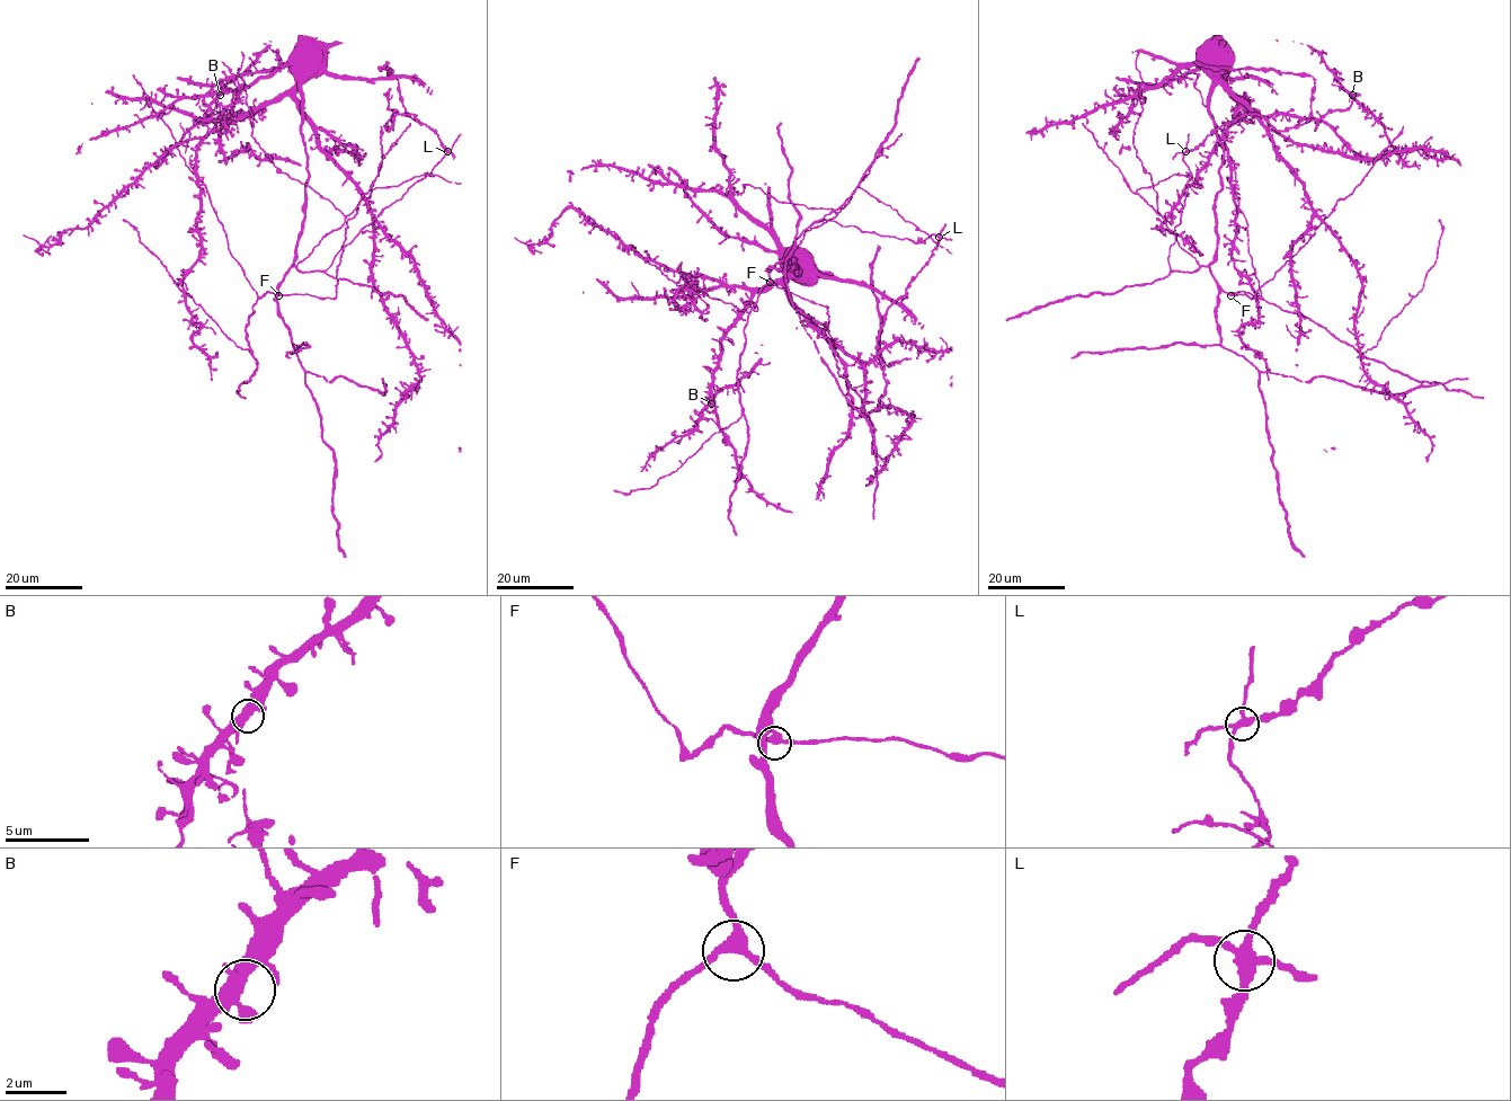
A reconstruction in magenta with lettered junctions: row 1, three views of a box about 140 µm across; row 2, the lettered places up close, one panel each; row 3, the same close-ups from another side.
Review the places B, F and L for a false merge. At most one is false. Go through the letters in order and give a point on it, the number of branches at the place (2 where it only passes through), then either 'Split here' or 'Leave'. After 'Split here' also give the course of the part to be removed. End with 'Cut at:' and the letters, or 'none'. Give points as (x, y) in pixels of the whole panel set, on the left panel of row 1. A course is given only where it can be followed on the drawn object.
B: Place: (220, 95). Branches: 4. Leave
F: Place: (278, 295). Branches: 3. Leave
L: Place: (447, 151). Branches: 4. Split here
Cut at: L

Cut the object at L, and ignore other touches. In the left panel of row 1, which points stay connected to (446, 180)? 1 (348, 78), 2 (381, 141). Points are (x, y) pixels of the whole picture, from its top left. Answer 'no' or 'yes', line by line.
1: yes
2: yes

